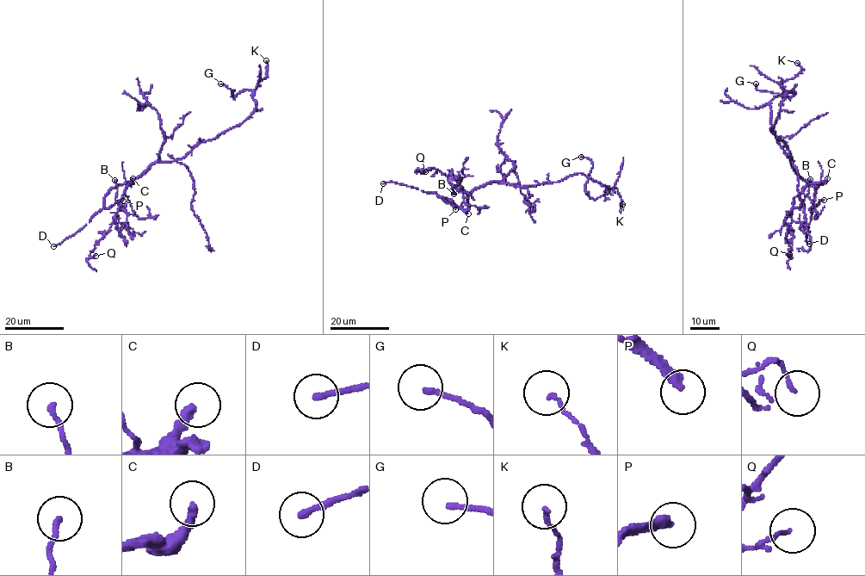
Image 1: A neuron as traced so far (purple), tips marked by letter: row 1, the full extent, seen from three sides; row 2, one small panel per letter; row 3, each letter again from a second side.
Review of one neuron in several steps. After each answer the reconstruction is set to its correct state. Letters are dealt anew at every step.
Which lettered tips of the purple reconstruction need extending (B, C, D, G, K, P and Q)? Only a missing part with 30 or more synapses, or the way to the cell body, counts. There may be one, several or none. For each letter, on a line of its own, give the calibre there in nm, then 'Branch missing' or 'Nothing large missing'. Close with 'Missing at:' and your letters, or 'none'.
B: Thickness 170 nm. Nothing large missing
C: Thickness 300 nm. Branch missing
D: Thickness 190 nm. Branch missing
G: Thickness 160 nm. Nothing large missing
K: Thickness 110 nm. Nothing large missing
P: Thickness 280 nm. Branch missing
Q: Thickness 110 nm. Nothing large missing
Missing at: C, D, P

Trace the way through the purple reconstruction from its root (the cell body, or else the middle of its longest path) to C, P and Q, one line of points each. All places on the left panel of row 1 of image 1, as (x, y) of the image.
C: (183, 157), (152, 163), (131, 183), (132, 178)
P: (183, 157), (152, 163), (132, 183), (119, 184), (104, 198), (104, 207), (109, 207), (123, 201)
Q: (183, 157), (152, 163), (126, 187), (110, 230), (95, 246), (89, 257), (95, 256)

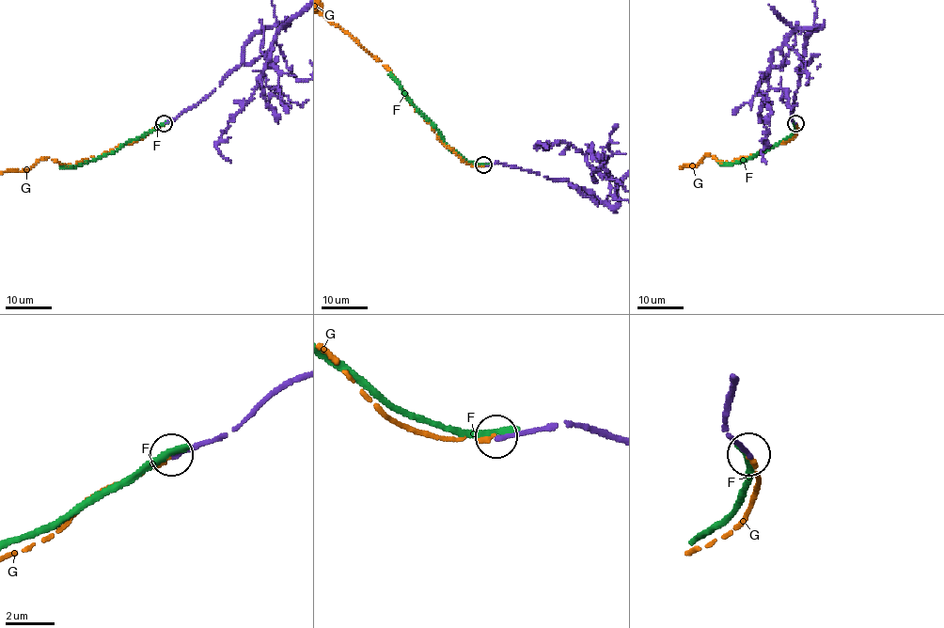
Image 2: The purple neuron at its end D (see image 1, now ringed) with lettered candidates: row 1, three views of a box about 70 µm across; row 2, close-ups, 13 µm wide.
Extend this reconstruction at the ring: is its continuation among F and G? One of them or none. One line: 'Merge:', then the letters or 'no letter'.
Merge: G

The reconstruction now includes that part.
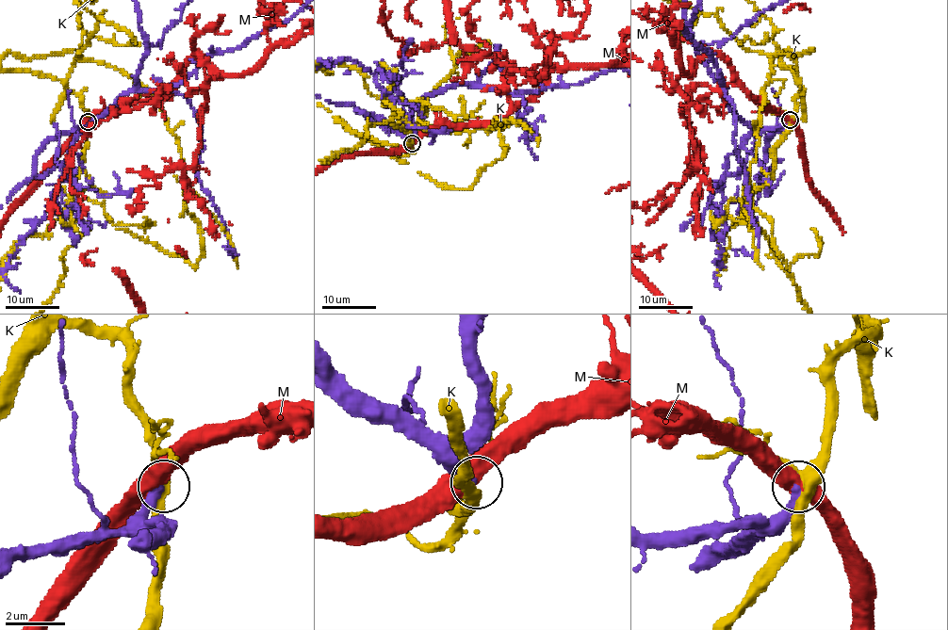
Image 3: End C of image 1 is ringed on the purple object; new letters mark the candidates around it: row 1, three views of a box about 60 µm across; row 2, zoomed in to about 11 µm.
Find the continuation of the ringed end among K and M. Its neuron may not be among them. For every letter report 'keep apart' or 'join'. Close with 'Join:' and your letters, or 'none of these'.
K: keep apart
M: keep apart
Join: none of these

